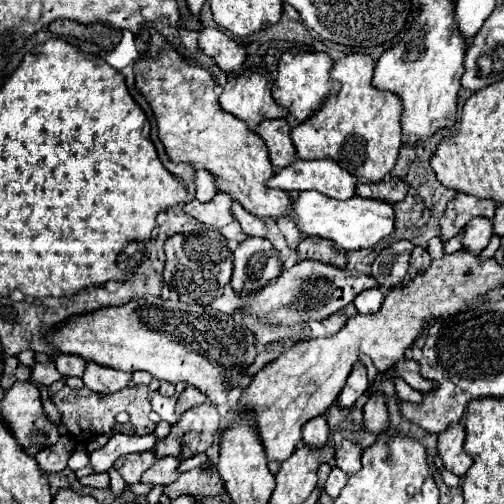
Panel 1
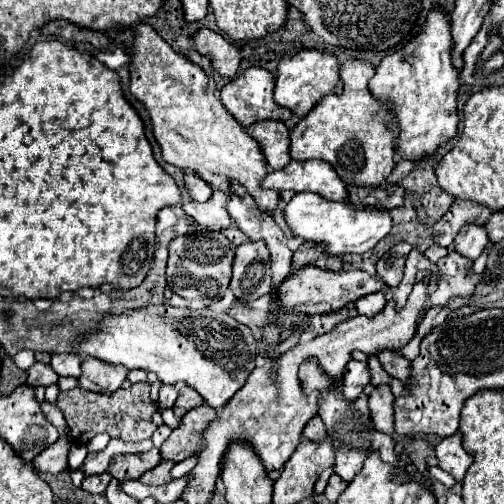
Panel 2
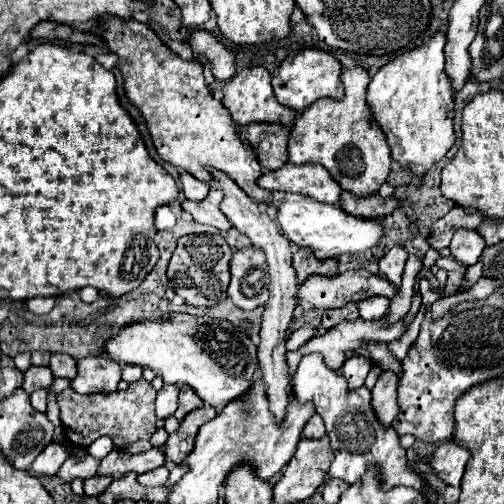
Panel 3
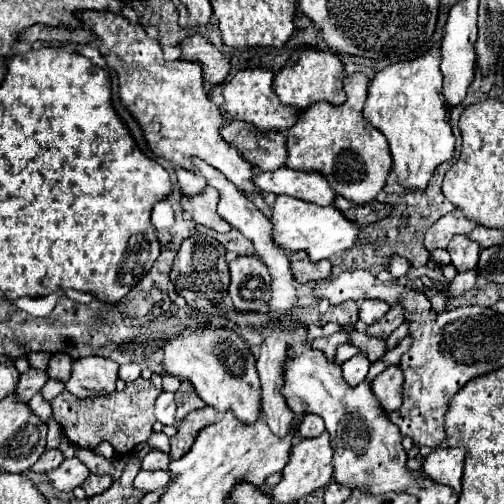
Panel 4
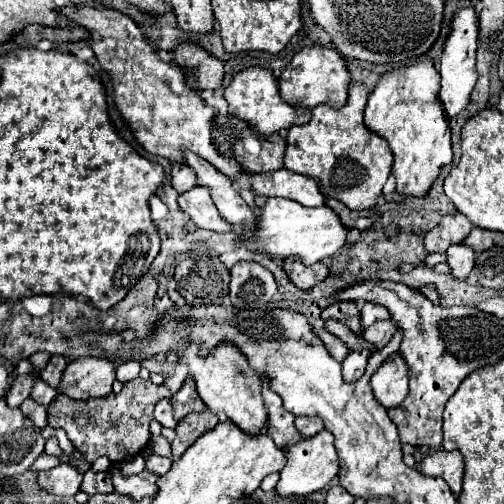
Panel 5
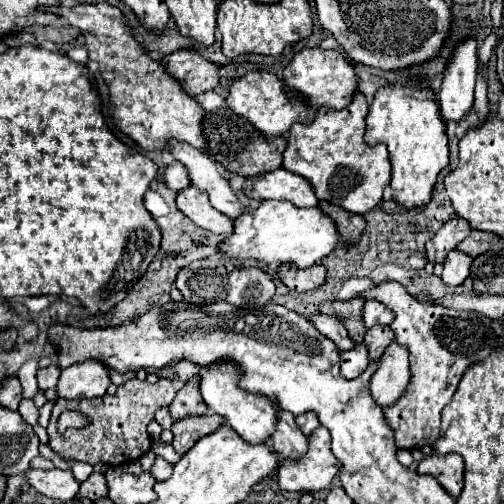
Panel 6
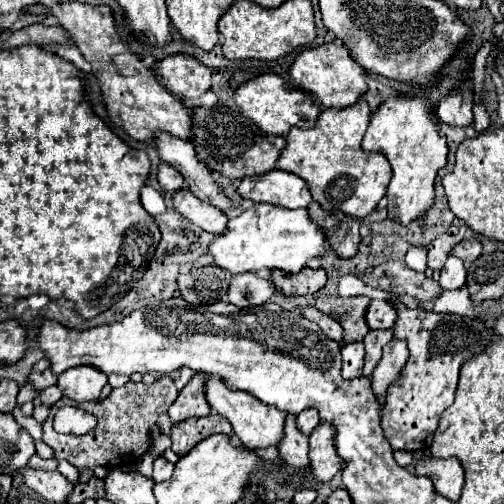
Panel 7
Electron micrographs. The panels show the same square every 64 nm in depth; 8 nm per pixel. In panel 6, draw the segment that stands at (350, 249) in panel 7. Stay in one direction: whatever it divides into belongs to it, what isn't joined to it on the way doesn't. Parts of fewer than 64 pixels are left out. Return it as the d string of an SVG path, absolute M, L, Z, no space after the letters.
M320 202L318 208L326 216L332 216L332 222L336 224L336 230L338 230L344 244L356 244L358 242L362 230L366 228L366 220L362 216L350 214L344 208L336 208L334 204L324 204L324 202Z

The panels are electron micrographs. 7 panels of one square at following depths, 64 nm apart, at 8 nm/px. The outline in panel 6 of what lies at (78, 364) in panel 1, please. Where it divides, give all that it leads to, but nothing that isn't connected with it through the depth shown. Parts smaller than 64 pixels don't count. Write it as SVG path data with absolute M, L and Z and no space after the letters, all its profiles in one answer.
M50 364L48 368L40 368L36 378L38 378L38 388L40 390L46 390L46 388L54 388L56 382L58 382L58 376L60 376L60 368L54 364Z

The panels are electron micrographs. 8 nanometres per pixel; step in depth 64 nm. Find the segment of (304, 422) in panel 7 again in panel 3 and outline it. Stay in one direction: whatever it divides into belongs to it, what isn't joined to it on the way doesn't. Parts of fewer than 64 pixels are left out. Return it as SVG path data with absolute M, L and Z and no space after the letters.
M314 414L312 420L306 422L306 426L304 426L304 430L302 430L302 436L304 436L304 438L320 438L320 436L324 436L324 434L326 434L324 422L322 422L322 418L320 418L318 414Z

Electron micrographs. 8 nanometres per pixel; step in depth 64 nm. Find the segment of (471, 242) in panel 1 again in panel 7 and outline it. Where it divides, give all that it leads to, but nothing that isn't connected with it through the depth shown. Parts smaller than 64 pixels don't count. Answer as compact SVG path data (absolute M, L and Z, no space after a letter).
M448 256L444 268L440 270L438 284L444 290L458 290L458 288L464 286L464 282L466 282L466 270L464 270L462 260L456 260L454 256Z

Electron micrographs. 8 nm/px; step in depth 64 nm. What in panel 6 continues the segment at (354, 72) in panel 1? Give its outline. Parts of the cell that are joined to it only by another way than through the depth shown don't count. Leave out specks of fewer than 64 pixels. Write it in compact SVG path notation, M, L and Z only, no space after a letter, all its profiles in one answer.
M360 92L354 96L352 104L342 110L322 106L310 126L292 124L282 160L284 170L298 174L312 184L318 200L342 206L346 212L354 214L366 214L378 206L382 192L390 182L390 160L384 144L372 148L364 144L366 114L368 102Z

